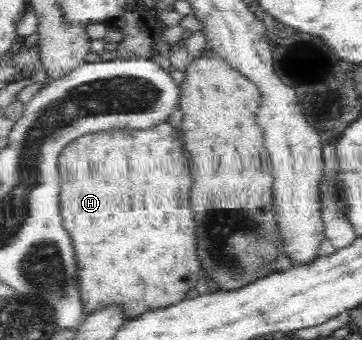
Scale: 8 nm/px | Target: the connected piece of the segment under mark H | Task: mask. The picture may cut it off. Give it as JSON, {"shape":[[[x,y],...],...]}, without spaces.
{"shape":[[[168,117],[156,125],[134,129],[133,127],[118,127],[108,131],[96,131],[81,135],[78,139],[70,142],[62,151],[59,157],[59,172],[61,179],[60,205],[62,226],[70,231],[70,237],[74,239],[76,249],[76,263],[78,263],[78,285],[82,293],[82,304],[86,314],[97,311],[100,308],[111,304],[122,306],[126,320],[130,320],[140,313],[151,310],[169,307],[186,299],[186,295],[197,285],[201,275],[201,268],[195,256],[195,224],[192,218],[190,187],[193,181],[190,175],[188,158],[182,155],[182,142],[179,139],[179,130],[174,129],[167,122]]]}

